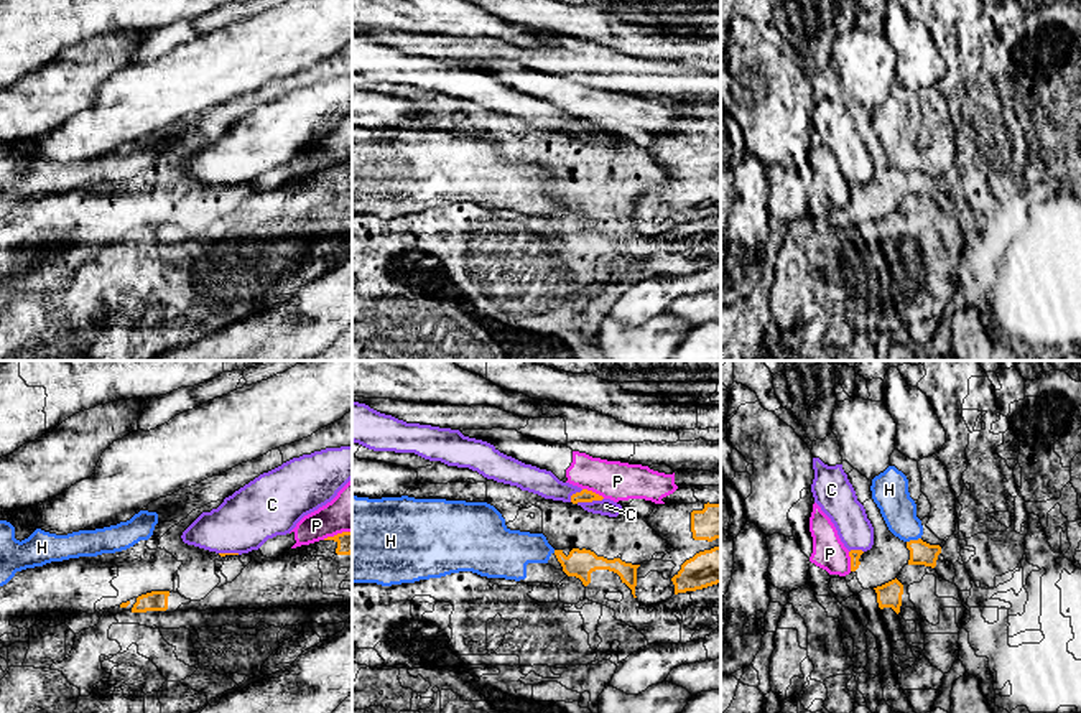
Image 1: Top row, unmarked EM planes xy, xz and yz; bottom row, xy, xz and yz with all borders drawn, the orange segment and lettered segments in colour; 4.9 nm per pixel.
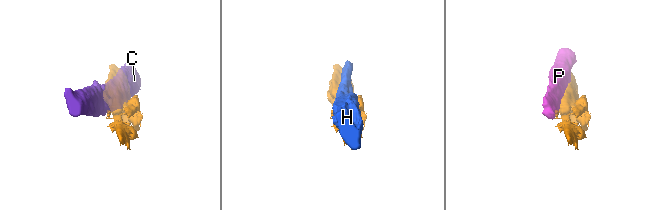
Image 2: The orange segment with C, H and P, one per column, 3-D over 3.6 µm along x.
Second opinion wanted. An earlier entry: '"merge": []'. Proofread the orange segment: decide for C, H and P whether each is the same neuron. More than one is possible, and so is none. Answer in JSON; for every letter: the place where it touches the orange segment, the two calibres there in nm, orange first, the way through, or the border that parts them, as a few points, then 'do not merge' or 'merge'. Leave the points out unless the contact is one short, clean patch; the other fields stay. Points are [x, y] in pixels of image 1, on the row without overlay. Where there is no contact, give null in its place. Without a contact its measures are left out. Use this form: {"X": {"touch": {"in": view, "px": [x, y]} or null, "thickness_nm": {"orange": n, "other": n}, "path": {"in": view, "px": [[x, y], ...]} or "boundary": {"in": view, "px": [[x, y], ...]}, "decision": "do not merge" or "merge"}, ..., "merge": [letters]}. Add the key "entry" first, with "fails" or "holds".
{"entry": "holds", "C": {"touch": {"in": "xz", "px": [589, 132]}, "thickness_nm": {"orange": 60, "other": 80}, "decision": "do not merge"}, "H": {"touch": {"in": "yz", "px": [913, 172]}, "thickness_nm": {"orange": 110, "other": 170}, "boundary": {"in": "yz", "px": [[920, 168], [907, 173]]}, "decision": "do not merge"}, "P": {"touch": {"in": "xz", "px": [594, 124]}, "thickness_nm": {"orange": 60, "other": 190}, "decision": "do not merge"}, "merge": []}

